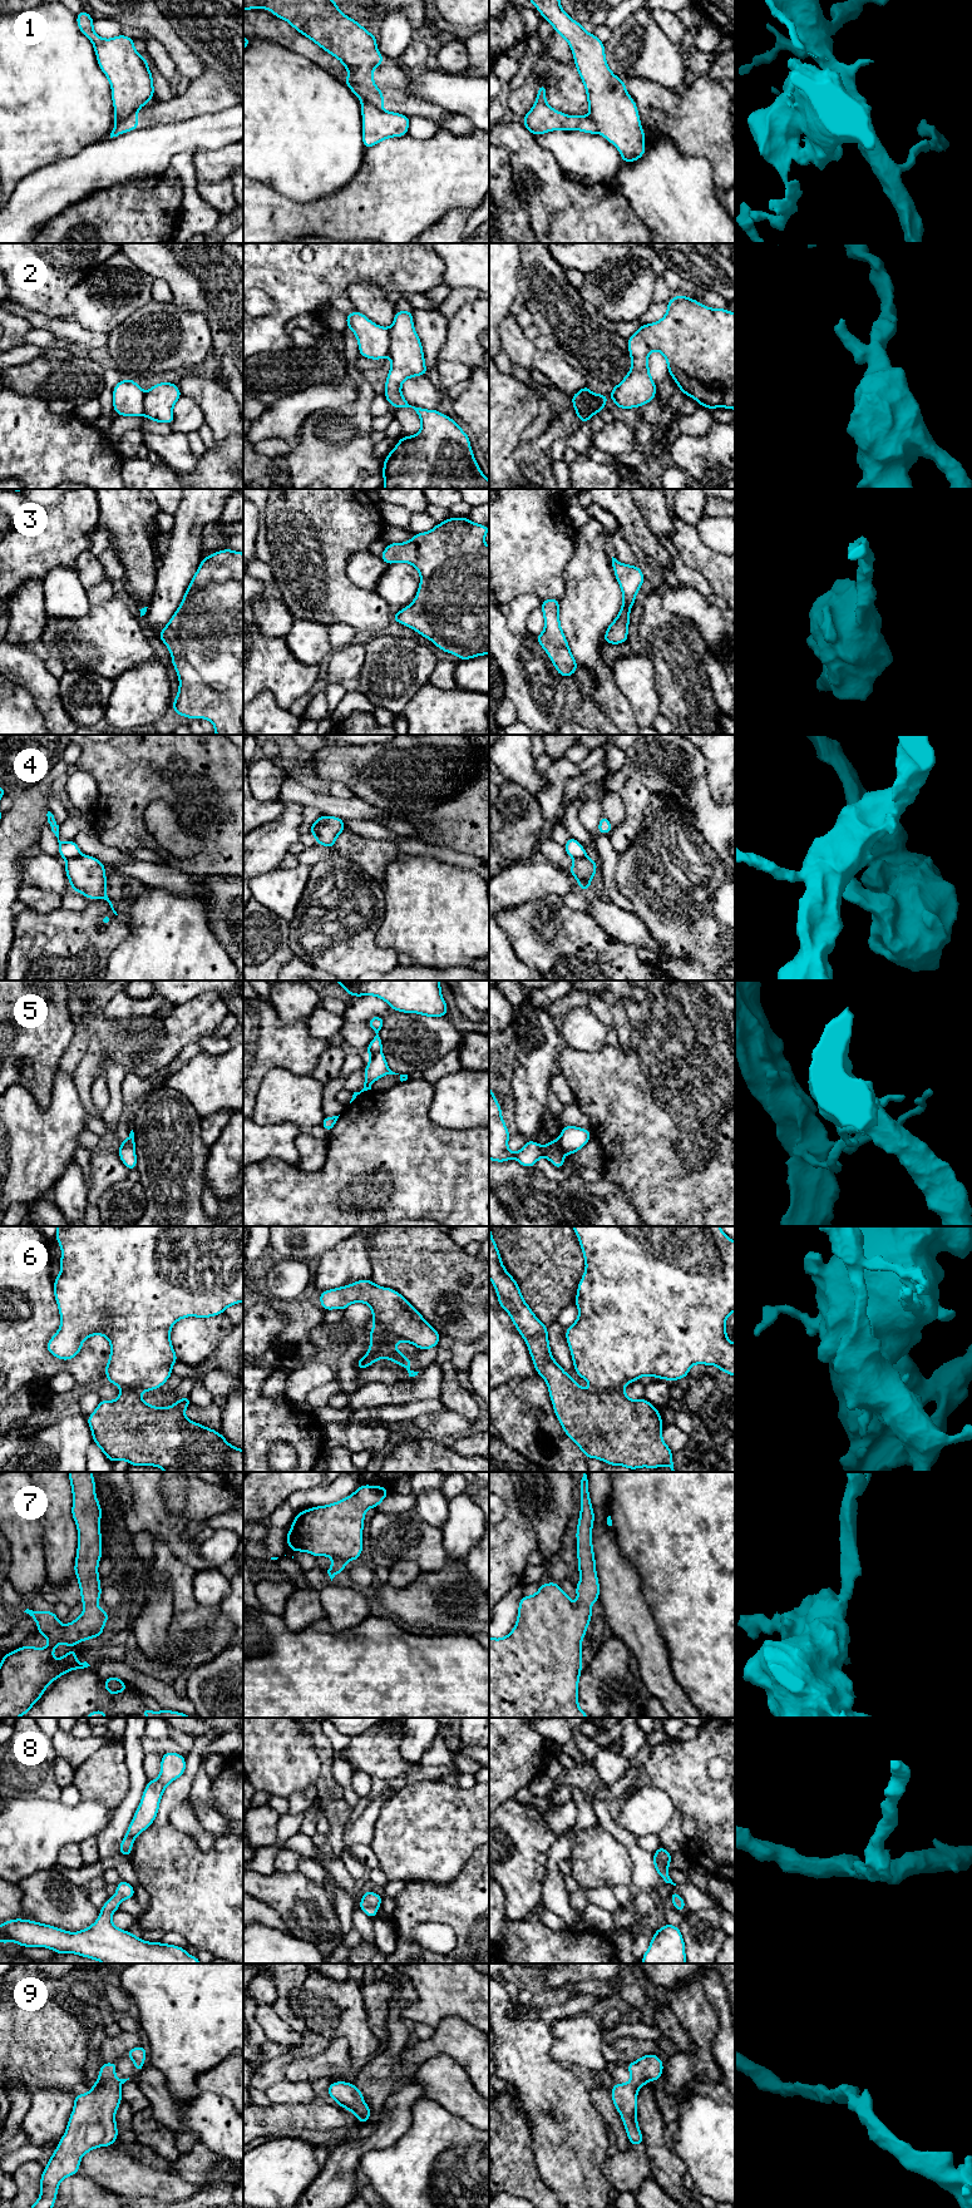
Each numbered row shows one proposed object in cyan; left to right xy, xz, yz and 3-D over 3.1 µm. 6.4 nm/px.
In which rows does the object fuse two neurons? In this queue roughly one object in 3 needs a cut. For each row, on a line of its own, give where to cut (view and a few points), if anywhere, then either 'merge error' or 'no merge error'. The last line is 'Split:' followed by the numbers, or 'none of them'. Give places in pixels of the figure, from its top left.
1: cut xy (136, 112), (116, 122); merge error
2: cut xz (388, 329), (389, 355); merge error
3: cut none; no merge error
4: cut xy (80, 854), (67, 860); merge error
5: cut xz (380, 1050), (370, 1056); merge error
6: cut yz (592, 1388), (622, 1389); merge error
7: cut none; no merge error
8: cut none; no merge error
9: cut none; no merge error
Split: 1, 2, 4, 5, 6

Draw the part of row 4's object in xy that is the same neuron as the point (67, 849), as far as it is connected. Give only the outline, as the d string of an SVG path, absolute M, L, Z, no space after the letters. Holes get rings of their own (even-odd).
M48 811L46 816L48 816L48 823L50 825L51 831L58 838L59 856L68 860L68 859L73 859L73 858L77 858L77 856L82 855L82 851L80 851L79 846L75 844L74 840L70 840L70 841L60 841L59 840L59 825L58 825L54 815L50 811Z

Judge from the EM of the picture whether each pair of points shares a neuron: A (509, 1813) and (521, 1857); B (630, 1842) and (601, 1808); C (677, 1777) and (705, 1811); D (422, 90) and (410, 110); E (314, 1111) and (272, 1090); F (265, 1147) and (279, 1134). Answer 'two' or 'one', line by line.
A: one
B: one
C: one
D: two
E: one
F: one

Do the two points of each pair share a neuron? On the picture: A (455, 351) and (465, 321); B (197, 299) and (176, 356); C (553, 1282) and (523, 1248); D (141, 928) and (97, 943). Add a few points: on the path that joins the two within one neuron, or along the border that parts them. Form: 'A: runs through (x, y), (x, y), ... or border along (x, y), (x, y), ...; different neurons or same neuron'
A: runs through (462, 344), (463, 329); same neuron
B: border along (174, 300), (184, 309), (200, 311), (211, 334); different neurons
C: runs through (544, 1273), (532, 1256); same neuron
D: border along (127, 922), (129, 934), (110, 953); different neurons

